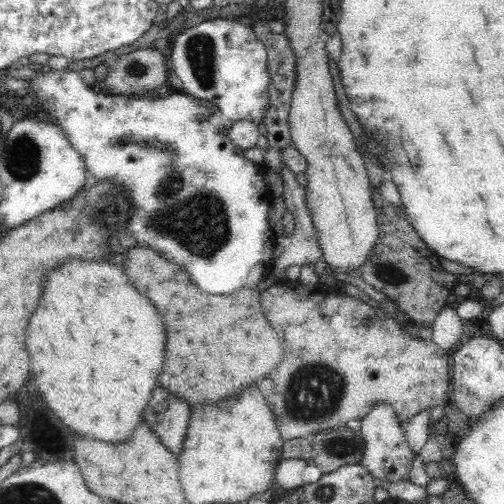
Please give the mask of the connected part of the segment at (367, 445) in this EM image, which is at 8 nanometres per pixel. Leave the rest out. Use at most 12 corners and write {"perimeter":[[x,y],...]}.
{"perimeter":[[395,408],[359,419],[360,464],[372,478],[409,481],[416,459]]}

